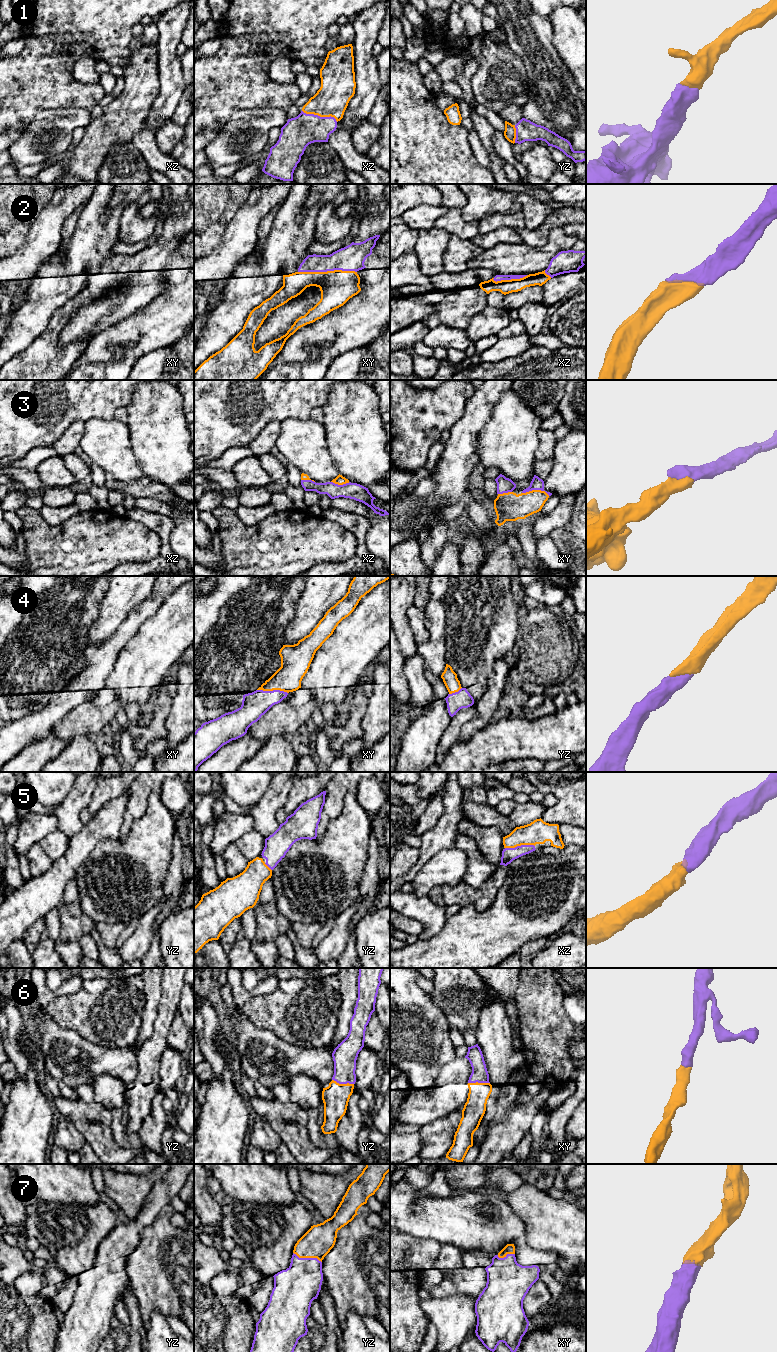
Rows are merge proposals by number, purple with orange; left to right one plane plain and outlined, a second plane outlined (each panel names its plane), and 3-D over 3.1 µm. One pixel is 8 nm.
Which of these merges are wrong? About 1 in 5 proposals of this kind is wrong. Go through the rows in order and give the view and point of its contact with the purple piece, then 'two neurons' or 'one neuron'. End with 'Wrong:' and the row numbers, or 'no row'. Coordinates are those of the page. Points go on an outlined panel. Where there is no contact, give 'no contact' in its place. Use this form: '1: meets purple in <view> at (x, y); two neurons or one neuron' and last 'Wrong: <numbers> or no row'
1: meets purple in xz at (319, 116); one neuron
2: meets purple in xy at (327, 270); one neuron
3: meets purple in xy at (536, 489); one neuron
4: meets purple in xy at (273, 690); one neuron
5: meets purple in xz at (519, 846); one neuron
6: meets purple in yz at (343, 1083); one neuron
7: meets purple in yz at (307, 1258); one neuron
Wrong: no row

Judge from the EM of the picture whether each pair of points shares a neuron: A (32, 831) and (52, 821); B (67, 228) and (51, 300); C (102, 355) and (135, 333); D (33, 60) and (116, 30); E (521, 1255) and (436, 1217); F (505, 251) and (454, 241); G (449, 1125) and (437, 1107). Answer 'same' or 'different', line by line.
A: same
B: different
C: same
D: same
E: same
F: different
G: different

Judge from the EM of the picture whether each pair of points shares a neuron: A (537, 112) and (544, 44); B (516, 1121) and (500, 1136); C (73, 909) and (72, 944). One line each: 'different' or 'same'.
A: same
B: same
C: same

